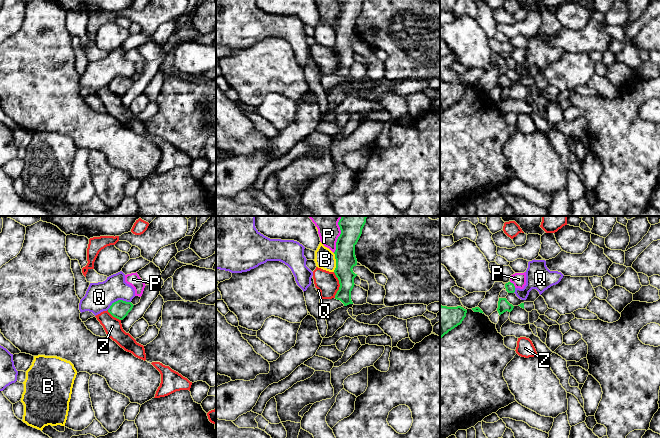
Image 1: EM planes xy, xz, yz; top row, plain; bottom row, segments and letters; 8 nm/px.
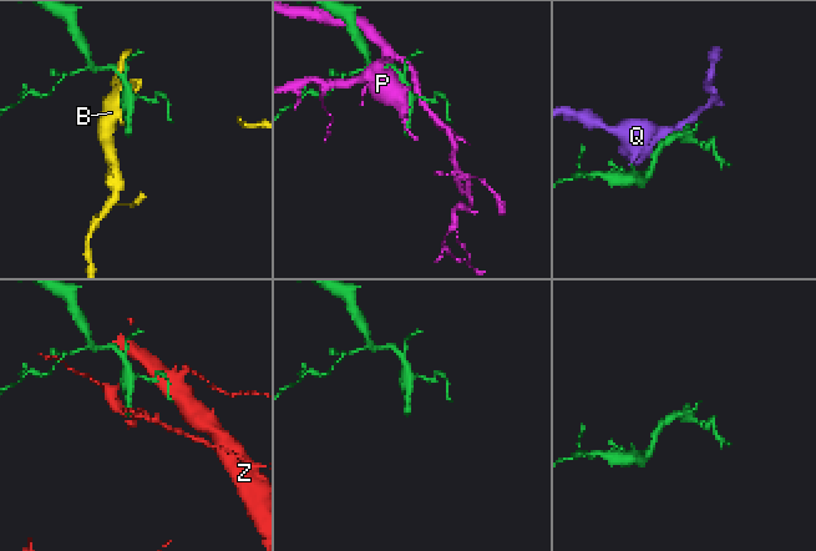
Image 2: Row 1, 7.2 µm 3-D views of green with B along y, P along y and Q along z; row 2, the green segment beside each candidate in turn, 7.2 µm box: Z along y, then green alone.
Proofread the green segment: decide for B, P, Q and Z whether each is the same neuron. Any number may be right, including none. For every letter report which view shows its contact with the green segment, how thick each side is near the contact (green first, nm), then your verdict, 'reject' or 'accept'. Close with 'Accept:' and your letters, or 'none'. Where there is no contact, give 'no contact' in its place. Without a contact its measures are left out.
B: xz | 160/160 nm | reject
P: xz | 160/160 nm | reject
Q: xy | 140/220 nm | reject
Z: xz | 160/180 nm | reject
Accept: none

